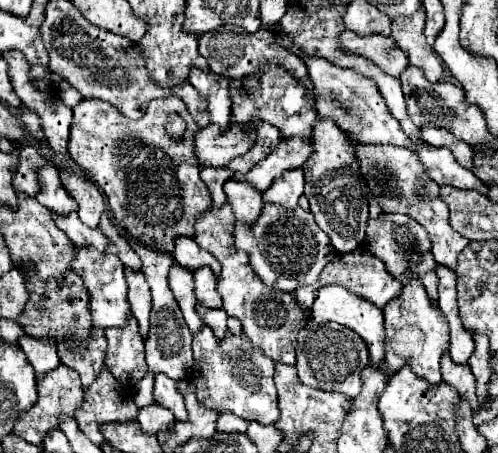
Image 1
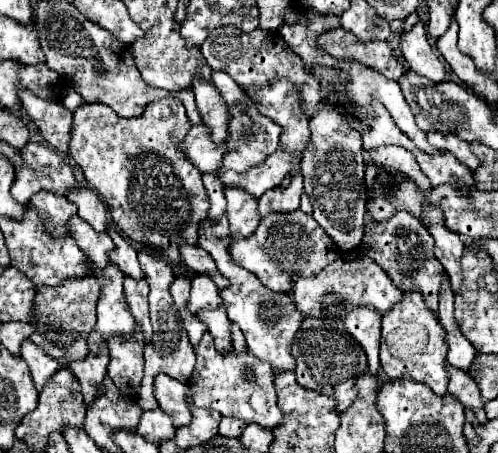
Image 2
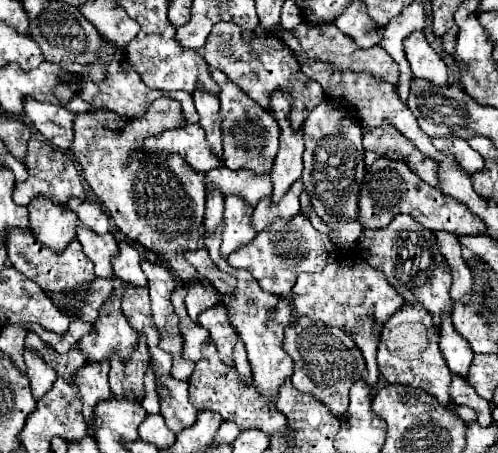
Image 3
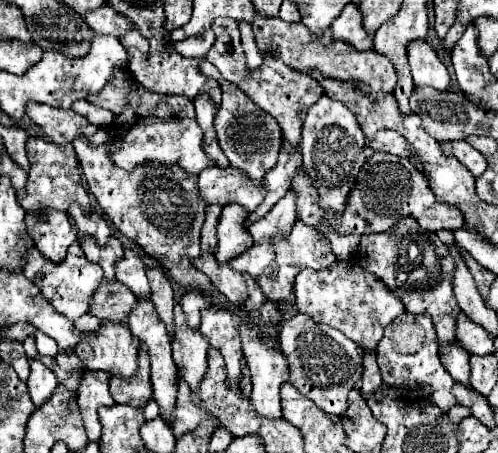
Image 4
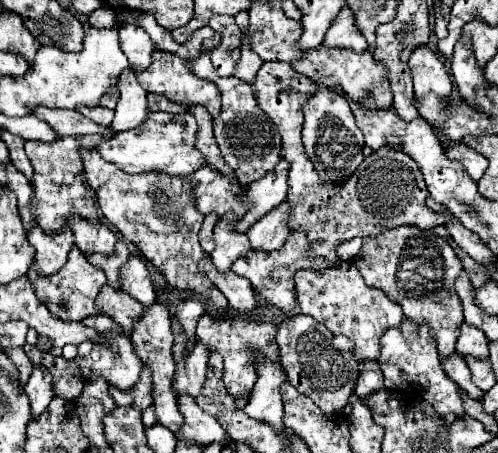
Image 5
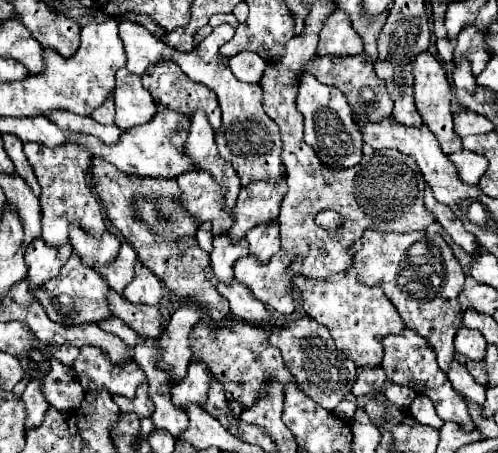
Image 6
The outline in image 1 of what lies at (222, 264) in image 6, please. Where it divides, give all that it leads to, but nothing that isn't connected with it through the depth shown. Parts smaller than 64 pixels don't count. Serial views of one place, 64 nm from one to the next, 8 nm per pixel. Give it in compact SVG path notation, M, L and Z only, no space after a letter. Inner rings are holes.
M226 180L224 192L228 196L228 202L234 208L236 220L246 222L246 226L252 226L252 222L260 216L262 210L262 192L256 192L252 184L244 184L240 180Z

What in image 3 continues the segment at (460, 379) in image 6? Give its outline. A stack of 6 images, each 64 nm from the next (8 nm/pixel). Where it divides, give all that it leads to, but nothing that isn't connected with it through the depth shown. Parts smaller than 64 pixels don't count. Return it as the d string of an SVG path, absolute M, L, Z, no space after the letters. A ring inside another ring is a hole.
M450 314L444 316L444 324L440 328L440 350L444 354L444 360L452 374L458 376L468 376L470 362L474 358L474 352L470 344L452 328L452 318Z

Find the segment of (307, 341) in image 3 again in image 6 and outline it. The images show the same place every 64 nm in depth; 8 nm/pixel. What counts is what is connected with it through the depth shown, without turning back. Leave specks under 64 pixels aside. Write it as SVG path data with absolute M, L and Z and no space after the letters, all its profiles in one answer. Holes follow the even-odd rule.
M310 316L292 320L276 330L272 330L270 344L282 352L282 360L284 360L286 368L292 372L296 386L324 410L334 410L352 392L356 364L352 360L348 360L336 348L328 328L324 328Z

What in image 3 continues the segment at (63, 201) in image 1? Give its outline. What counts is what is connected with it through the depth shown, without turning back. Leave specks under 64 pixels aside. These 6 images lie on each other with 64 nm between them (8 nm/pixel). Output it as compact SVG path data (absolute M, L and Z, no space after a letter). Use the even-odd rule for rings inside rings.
M36 196L36 200L28 204L28 212L30 230L50 250L62 252L76 236L78 216L66 204L52 204L52 200L44 200L44 196Z

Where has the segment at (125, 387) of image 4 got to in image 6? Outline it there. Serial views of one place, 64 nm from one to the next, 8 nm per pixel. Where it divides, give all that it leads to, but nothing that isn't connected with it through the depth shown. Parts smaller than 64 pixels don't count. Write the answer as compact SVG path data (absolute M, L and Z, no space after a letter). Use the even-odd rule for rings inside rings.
M140 384L136 390L136 396L132 400L124 400L124 396L112 396L114 402L120 406L122 412L134 412L138 418L152 416L152 400L148 398L148 384Z

